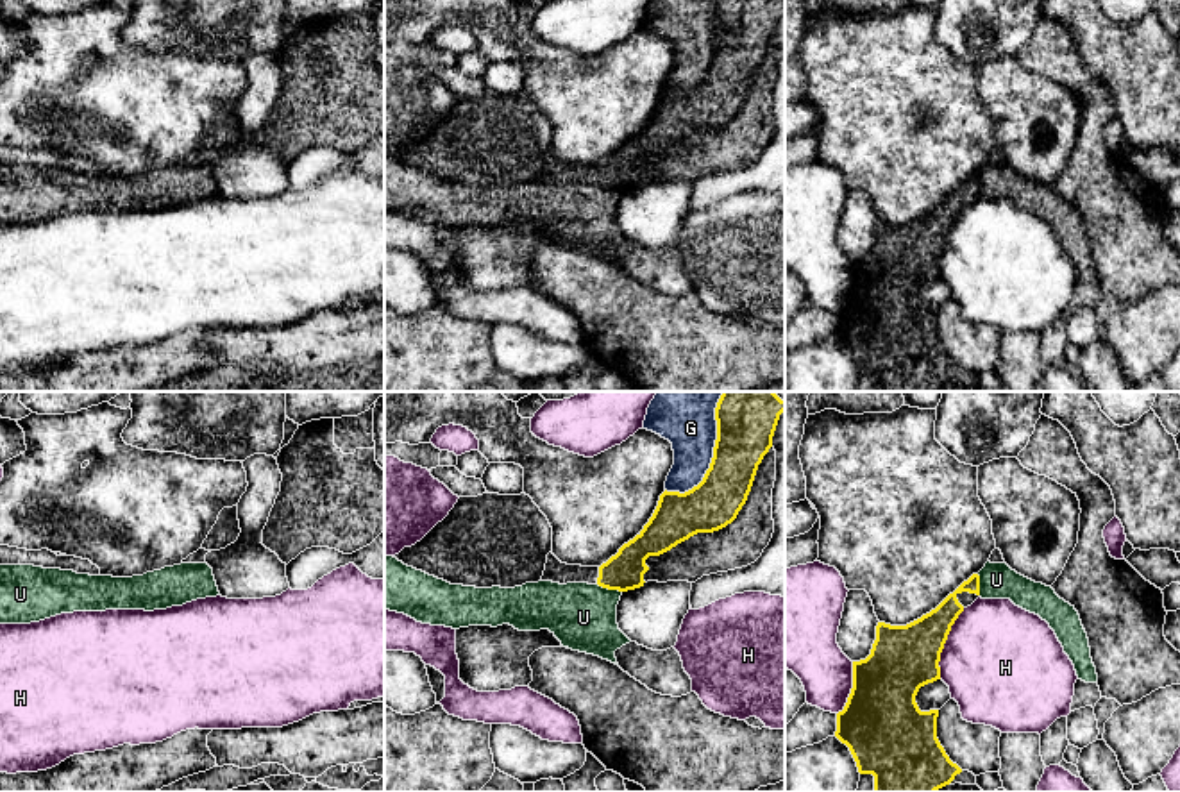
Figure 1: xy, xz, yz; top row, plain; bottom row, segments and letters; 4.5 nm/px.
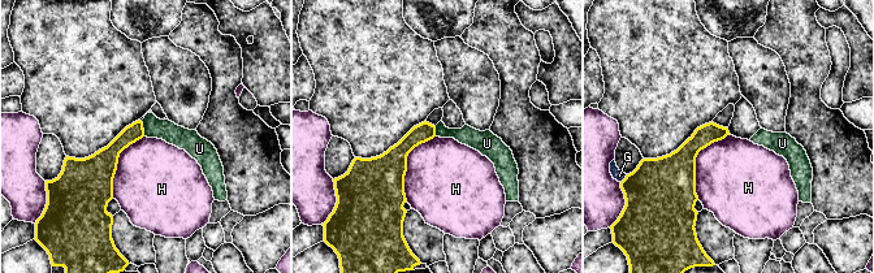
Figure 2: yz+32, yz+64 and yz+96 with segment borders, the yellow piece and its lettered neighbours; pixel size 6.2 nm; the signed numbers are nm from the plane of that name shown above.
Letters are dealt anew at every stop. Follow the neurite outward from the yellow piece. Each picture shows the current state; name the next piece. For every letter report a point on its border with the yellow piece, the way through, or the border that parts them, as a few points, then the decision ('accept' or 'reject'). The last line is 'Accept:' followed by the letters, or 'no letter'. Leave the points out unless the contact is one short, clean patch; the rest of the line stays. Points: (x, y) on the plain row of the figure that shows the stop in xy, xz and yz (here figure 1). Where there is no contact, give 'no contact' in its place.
G: contact xz (712, 58); reject
H: contact yz (944, 242); reject
U: contact xz (610, 188); border xz (598, 183), (621, 192); reject
Accept: no letter

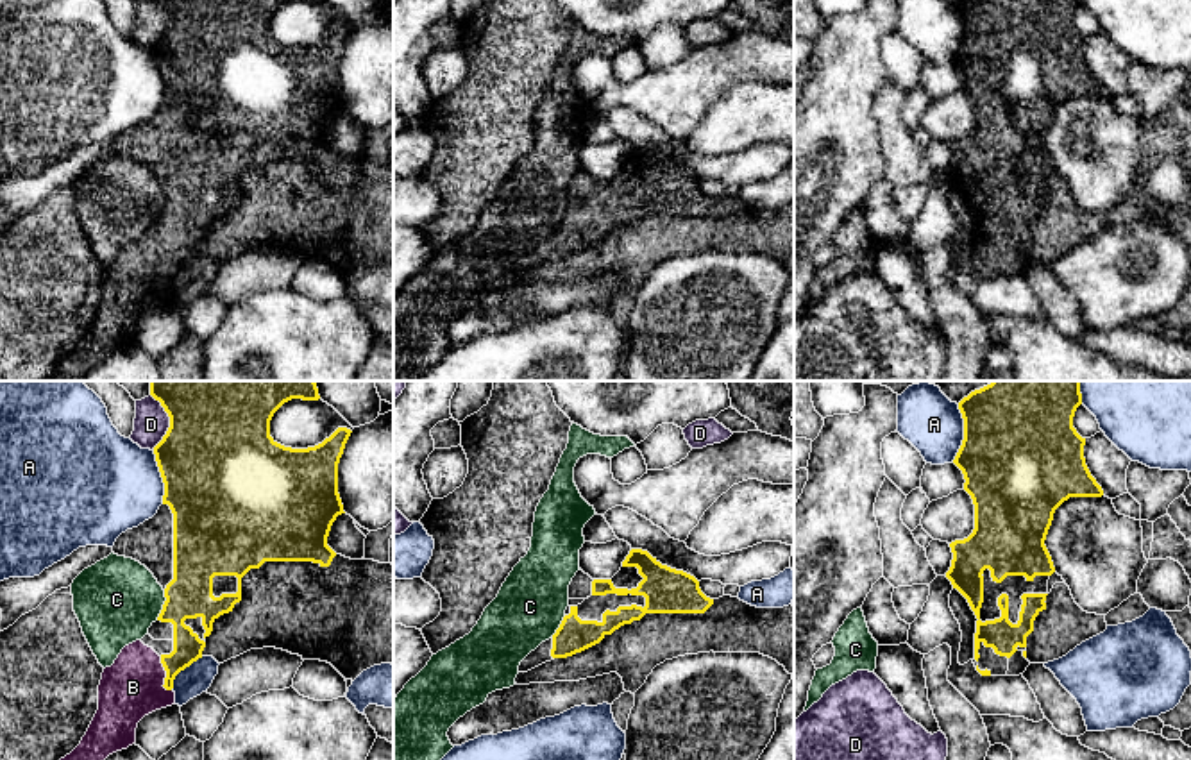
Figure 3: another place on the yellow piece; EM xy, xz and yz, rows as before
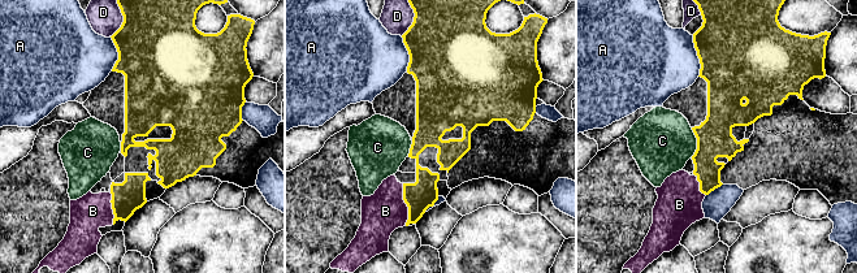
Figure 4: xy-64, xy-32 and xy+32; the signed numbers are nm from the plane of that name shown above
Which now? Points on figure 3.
A: contact yz (964, 33); reject
B: contact xy (167, 274); way xy (188, 247), (167, 274), (154, 274), (133, 287); accept
C: contact xy (163, 204); reject
D: contact xy (170, 25); reject
Accept: B

